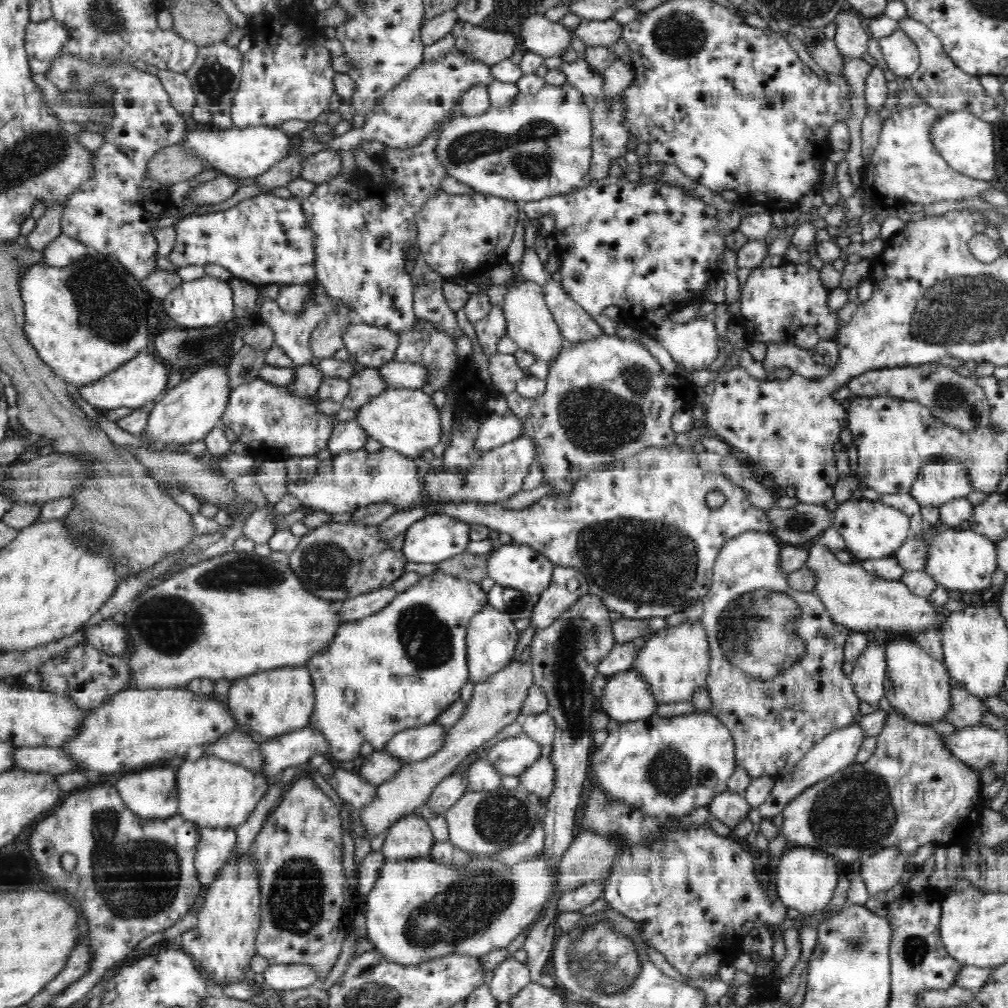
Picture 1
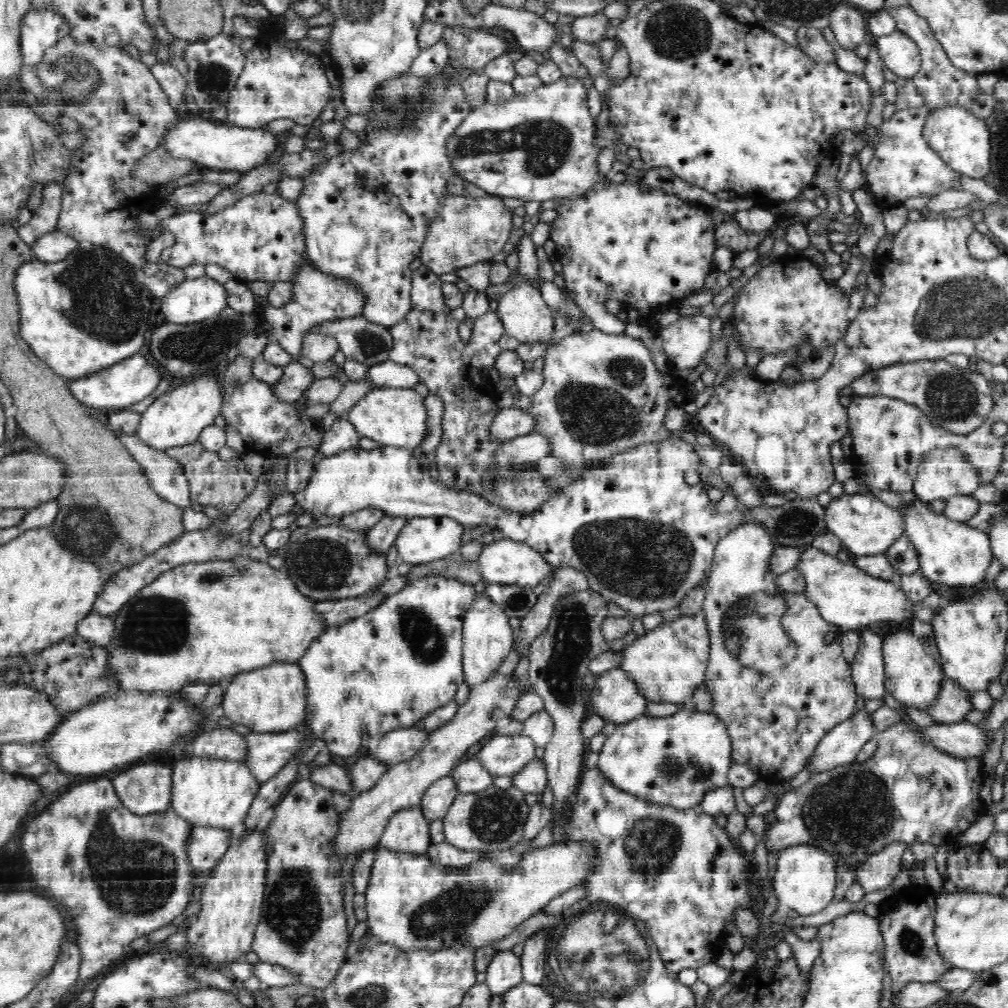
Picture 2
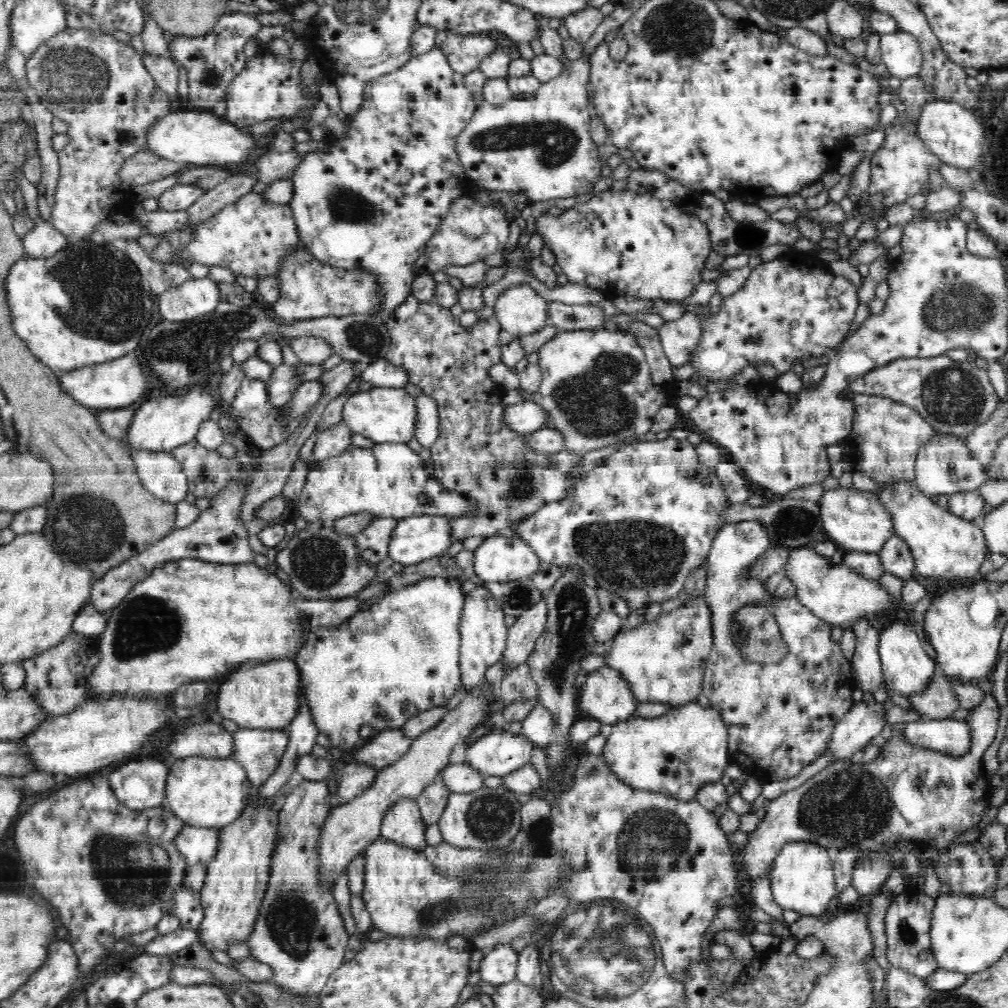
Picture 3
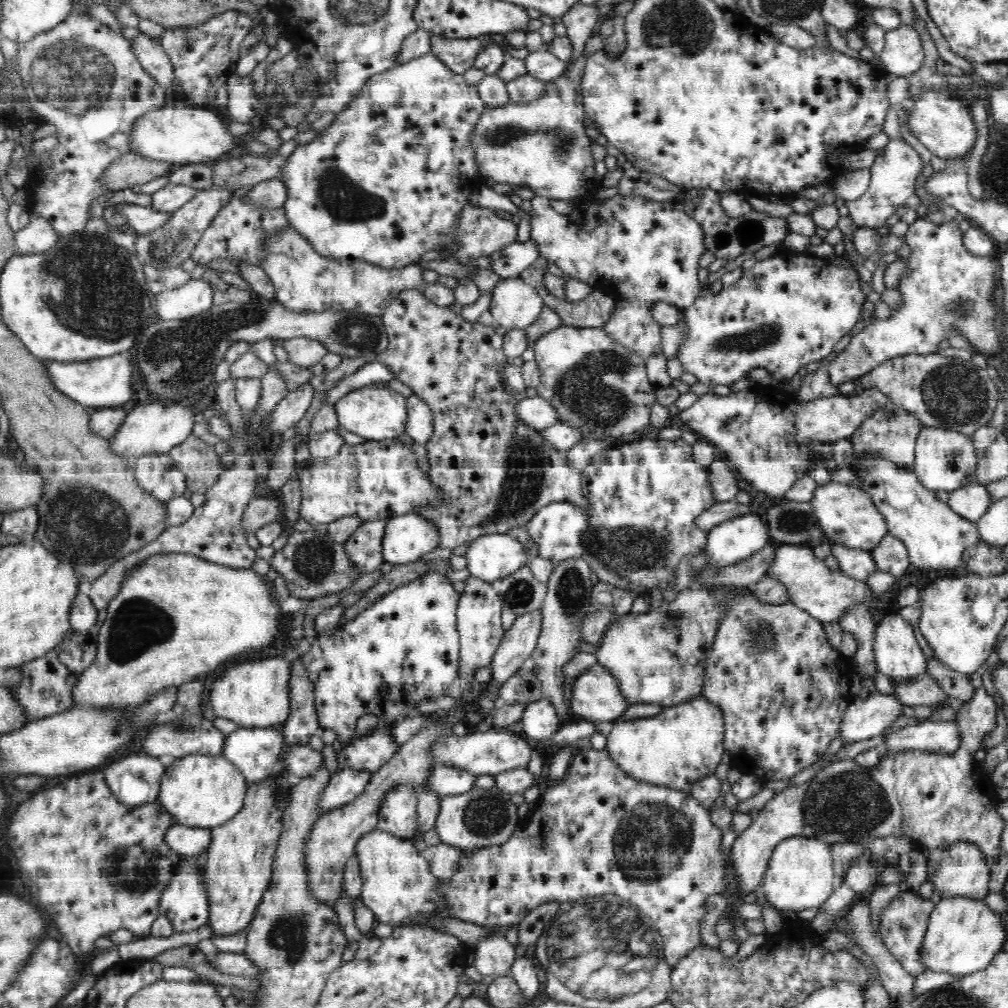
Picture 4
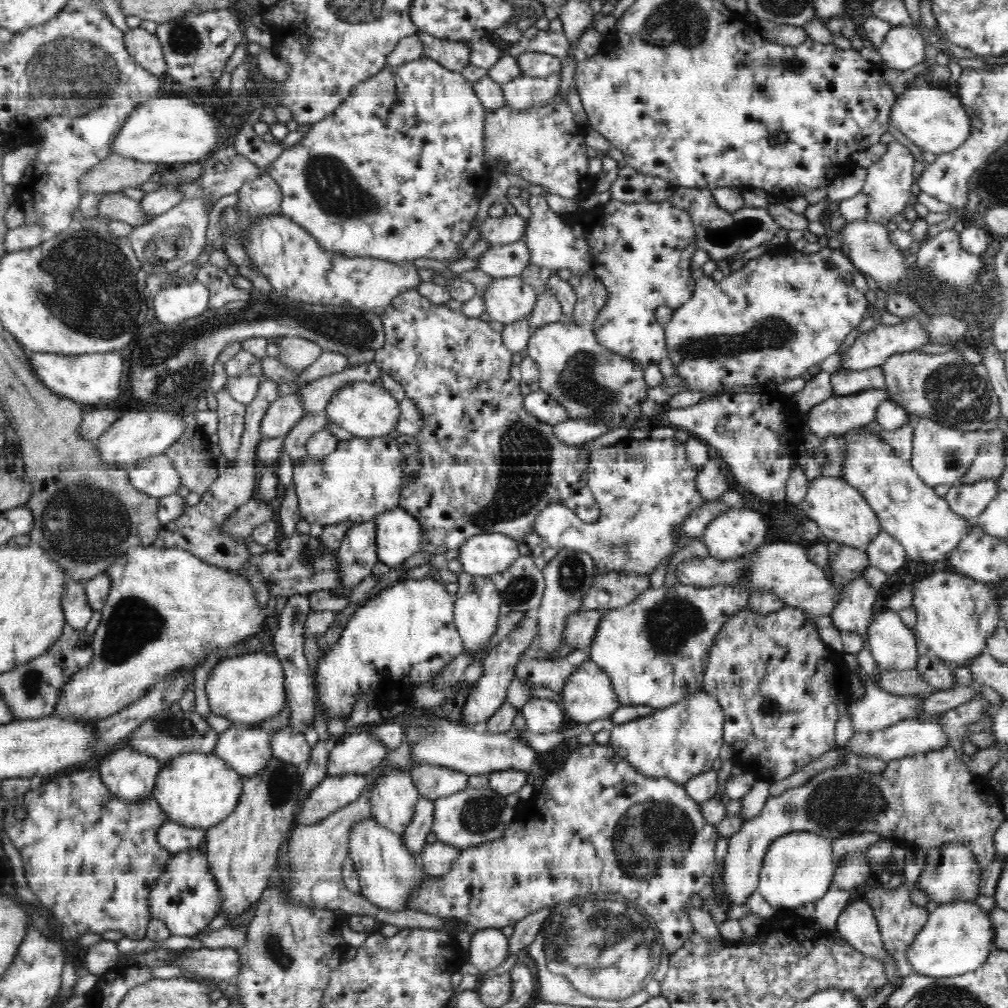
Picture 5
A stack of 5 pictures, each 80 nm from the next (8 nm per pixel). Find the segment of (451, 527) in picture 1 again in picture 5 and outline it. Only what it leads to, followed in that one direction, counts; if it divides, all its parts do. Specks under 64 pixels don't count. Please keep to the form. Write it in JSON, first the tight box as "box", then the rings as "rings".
{"box":[373,507,425,567],"rings":[[[402,507],[393,508],[373,519],[376,523],[376,552],[380,561],[390,567],[402,564],[415,552],[421,551],[421,544],[425,542],[425,531],[417,517],[405,511]]]}

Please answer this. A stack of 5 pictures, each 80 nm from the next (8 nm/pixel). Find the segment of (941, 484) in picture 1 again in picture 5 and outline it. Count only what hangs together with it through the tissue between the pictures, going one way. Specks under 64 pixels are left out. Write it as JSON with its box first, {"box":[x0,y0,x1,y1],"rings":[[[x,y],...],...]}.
{"box":[910,417,1006,488],"rings":[[[920,417],[916,419],[913,430],[913,452],[910,464],[923,482],[932,488],[939,484],[954,484],[964,476],[965,472],[970,470],[974,458],[978,455],[980,448],[983,448],[983,445],[1002,444],[1006,440],[1005,434],[999,428],[966,432],[938,423],[928,419],[928,417]]]}

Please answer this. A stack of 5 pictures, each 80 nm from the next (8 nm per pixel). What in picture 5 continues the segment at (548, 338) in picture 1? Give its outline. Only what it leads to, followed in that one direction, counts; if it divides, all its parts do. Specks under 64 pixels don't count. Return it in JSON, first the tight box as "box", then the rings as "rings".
{"box":[479,276,537,325],"rings":[[[519,276],[493,278],[479,294],[492,321],[504,325],[529,320],[537,303],[536,290]]]}

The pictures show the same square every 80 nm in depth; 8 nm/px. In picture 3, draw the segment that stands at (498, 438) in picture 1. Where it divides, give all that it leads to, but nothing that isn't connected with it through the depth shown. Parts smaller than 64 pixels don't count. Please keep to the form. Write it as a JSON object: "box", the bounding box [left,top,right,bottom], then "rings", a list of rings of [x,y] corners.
{"box":[504,400,546,435],"rings":[[[522,400],[504,410],[504,421],[508,427],[512,427],[512,431],[526,435],[540,430],[546,424],[546,411],[536,402]]]}

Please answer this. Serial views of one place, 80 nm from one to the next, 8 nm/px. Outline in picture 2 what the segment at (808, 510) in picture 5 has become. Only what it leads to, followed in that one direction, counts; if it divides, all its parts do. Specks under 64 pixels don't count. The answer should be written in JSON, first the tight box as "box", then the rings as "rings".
{"box":[825,492,904,557],"rings":[[[871,492],[843,493],[833,498],[825,508],[827,530],[841,540],[842,548],[852,557],[884,555],[890,546],[904,535],[904,515],[880,501]]]}

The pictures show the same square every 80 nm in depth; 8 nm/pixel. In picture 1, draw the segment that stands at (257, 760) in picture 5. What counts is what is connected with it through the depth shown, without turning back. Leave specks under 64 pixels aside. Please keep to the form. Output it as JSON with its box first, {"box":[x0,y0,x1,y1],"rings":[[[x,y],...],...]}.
{"box":[258,726,329,780],"rings":[[[309,726],[273,739],[264,740],[264,742],[258,743],[258,746],[261,748],[262,756],[265,756],[265,771],[261,773],[267,780],[276,776],[284,768],[309,762],[313,756],[323,754],[322,752],[327,752],[325,755],[329,758],[329,741],[325,739],[321,732],[318,732],[318,729],[313,729]]]}

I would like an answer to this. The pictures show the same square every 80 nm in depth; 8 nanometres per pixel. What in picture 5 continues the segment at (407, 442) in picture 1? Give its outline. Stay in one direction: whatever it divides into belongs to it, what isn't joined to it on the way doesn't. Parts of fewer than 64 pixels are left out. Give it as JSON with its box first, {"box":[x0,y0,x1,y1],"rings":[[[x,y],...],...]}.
{"box":[325,382,400,438],"rings":[[[373,382],[348,384],[328,401],[325,413],[330,423],[337,424],[356,437],[372,438],[387,435],[395,429],[400,416],[398,400],[382,386]]]}

